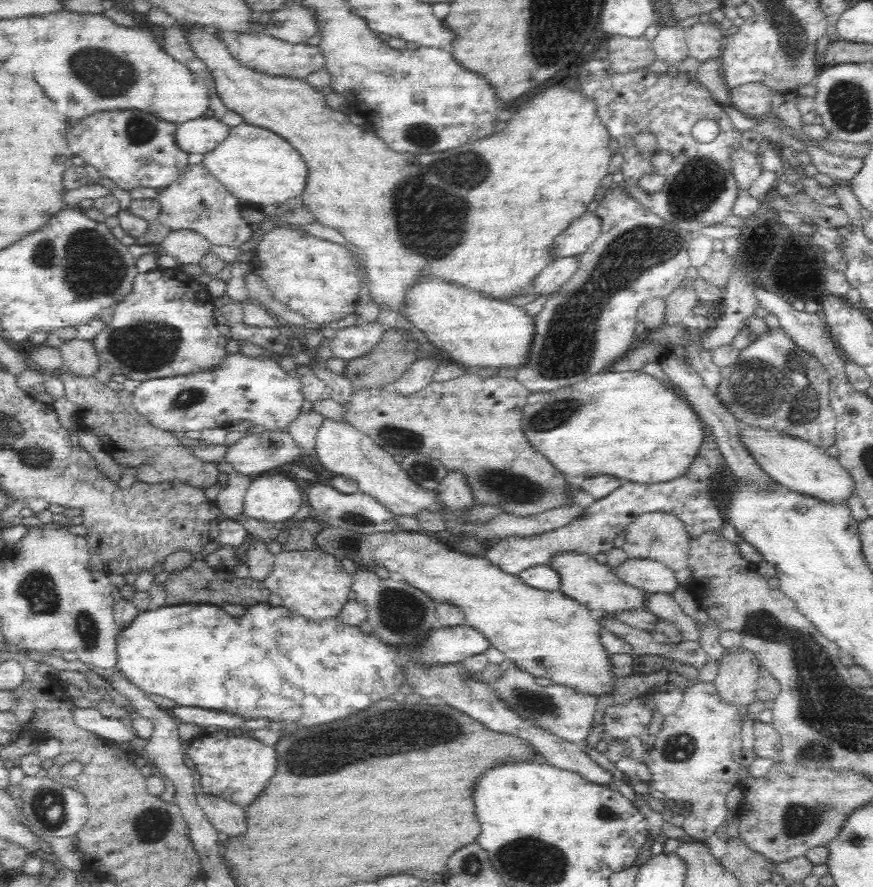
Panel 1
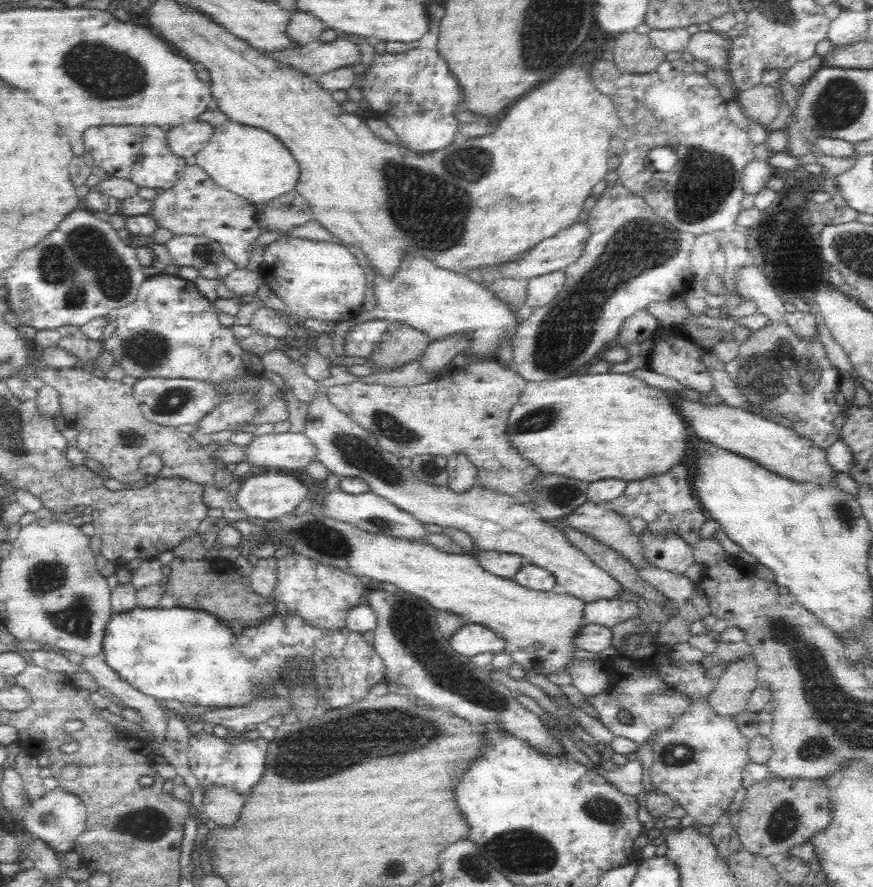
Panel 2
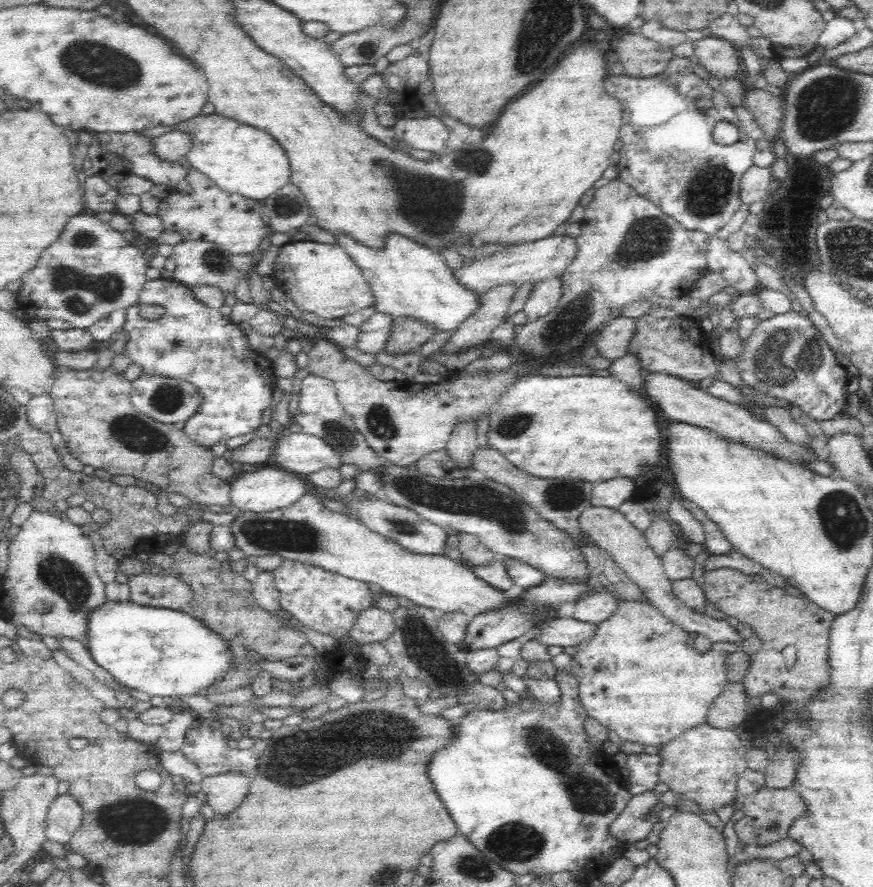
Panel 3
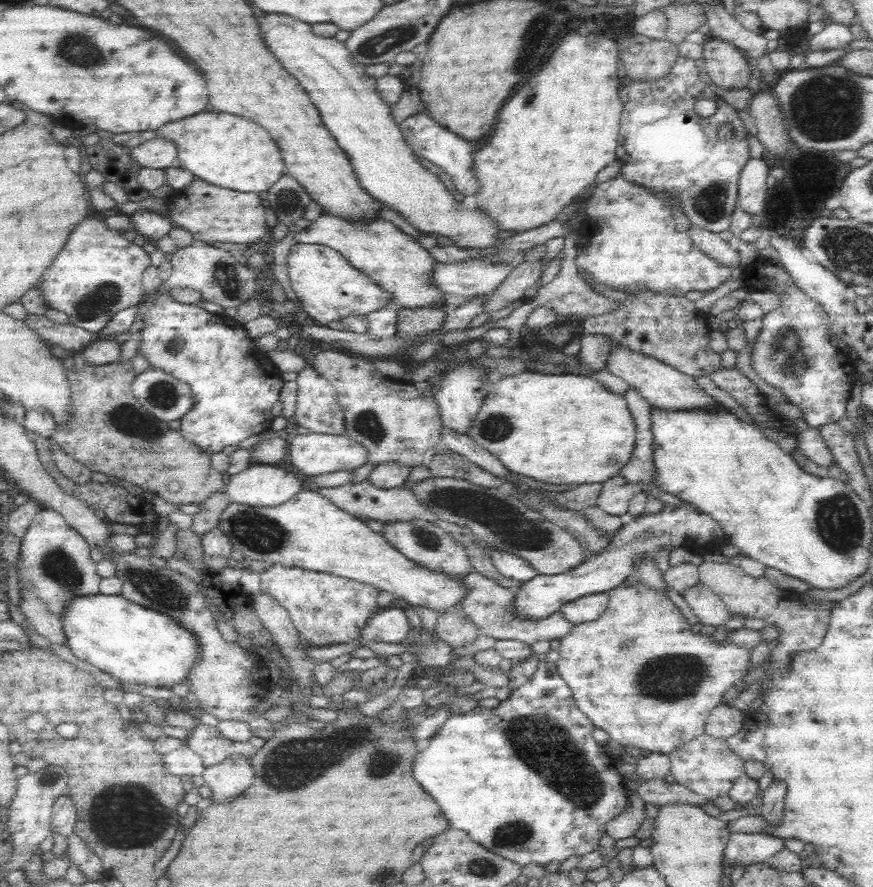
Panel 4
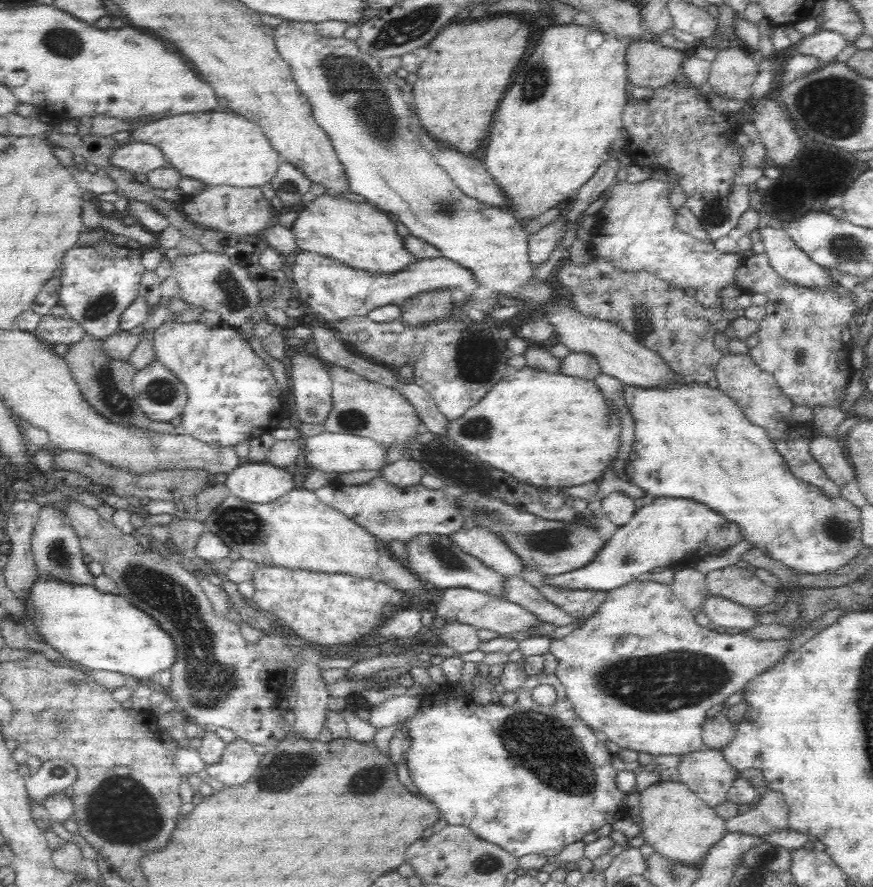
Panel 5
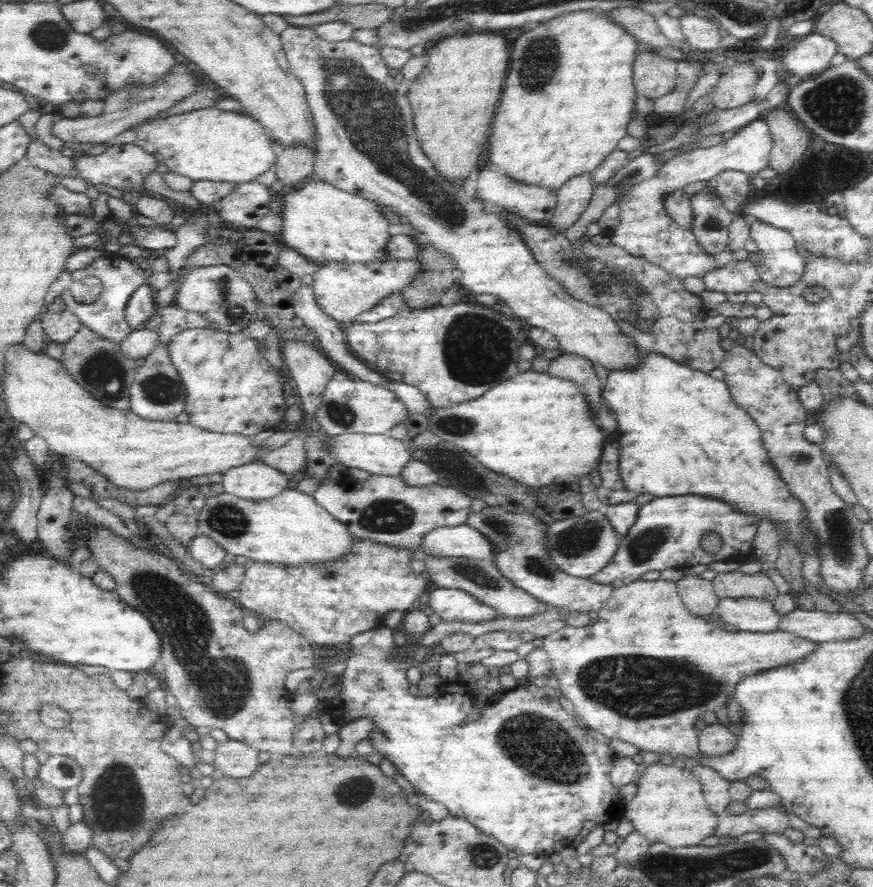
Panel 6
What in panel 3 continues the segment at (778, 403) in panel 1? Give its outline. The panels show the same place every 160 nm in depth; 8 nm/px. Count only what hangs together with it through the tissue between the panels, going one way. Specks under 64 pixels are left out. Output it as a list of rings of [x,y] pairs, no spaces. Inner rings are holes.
[[[792,311],[776,314],[774,318],[759,323],[742,342],[742,352],[736,358],[736,368],[744,385],[775,400],[786,400],[796,405],[812,420],[832,420],[847,406],[844,386],[849,383],[850,378],[845,368],[836,363],[834,351],[824,340],[820,331],[802,313]]]

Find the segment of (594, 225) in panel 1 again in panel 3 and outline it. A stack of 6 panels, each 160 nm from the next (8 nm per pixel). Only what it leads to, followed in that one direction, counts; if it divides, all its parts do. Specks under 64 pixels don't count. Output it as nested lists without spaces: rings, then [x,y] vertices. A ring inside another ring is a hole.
[[[566,234],[552,235],[543,240],[503,249],[488,258],[477,259],[466,264],[460,270],[455,270],[456,279],[479,295],[495,286],[505,284],[518,288],[523,284],[534,284],[551,277],[561,277],[566,268],[576,259],[578,250],[576,237]]]

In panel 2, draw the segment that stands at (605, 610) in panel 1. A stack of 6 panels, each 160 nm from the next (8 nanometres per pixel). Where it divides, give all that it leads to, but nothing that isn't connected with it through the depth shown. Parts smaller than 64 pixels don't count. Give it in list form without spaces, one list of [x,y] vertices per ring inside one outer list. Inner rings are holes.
[[[333,366],[332,376],[324,382],[317,382],[317,399],[309,404],[303,431],[316,449],[316,458],[330,474],[364,480],[370,492],[385,498],[423,524],[438,524],[466,533],[477,551],[513,552],[523,556],[528,564],[551,572],[566,594],[583,600],[586,605],[597,600],[618,599],[626,591],[585,552],[576,548],[561,530],[544,523],[533,508],[516,502],[512,496],[484,489],[478,484],[467,493],[456,494],[447,486],[420,482],[410,468],[400,465],[397,456],[386,452],[367,430],[340,412],[326,397],[328,386],[348,385],[354,380],[358,378],[352,376],[345,366]]]

